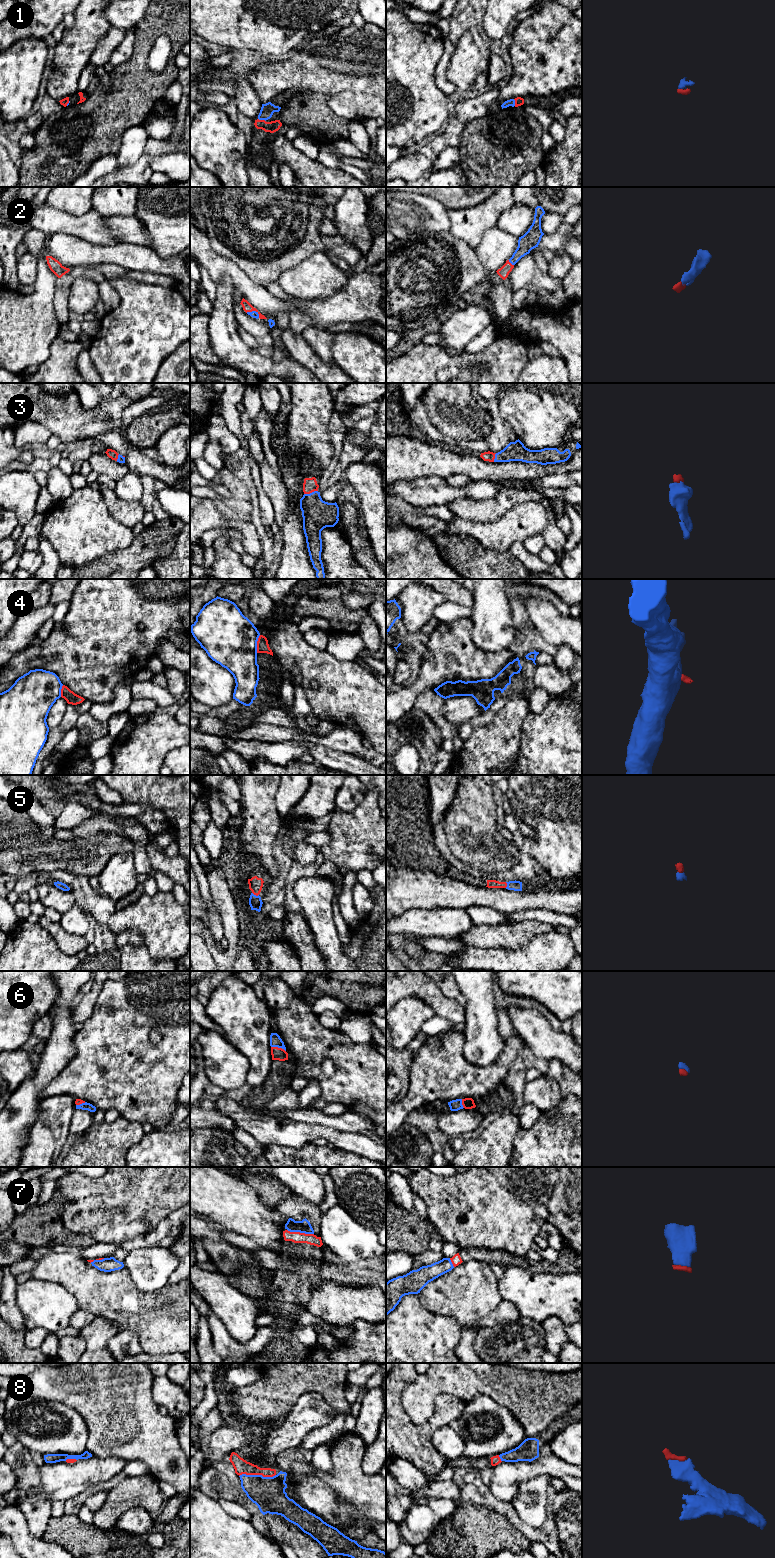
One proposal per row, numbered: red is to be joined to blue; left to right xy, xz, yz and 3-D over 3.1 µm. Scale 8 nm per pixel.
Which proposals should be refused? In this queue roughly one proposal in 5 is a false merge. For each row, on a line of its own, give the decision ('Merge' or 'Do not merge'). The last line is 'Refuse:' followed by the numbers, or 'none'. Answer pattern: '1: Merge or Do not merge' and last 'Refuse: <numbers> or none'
1: Merge
2: Merge
3: Merge
4: Do not merge
5: Merge
6: Merge
7: Merge
8: Merge
Refuse: 4

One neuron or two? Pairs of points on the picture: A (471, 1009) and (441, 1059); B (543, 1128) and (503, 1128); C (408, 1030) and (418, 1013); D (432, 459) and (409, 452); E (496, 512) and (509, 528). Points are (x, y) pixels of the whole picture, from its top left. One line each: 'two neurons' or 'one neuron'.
A: two neurons
B: two neurons
C: one neuron
D: one neuron
E: two neurons

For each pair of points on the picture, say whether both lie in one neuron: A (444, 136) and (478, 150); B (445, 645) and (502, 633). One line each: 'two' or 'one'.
A: two
B: two

